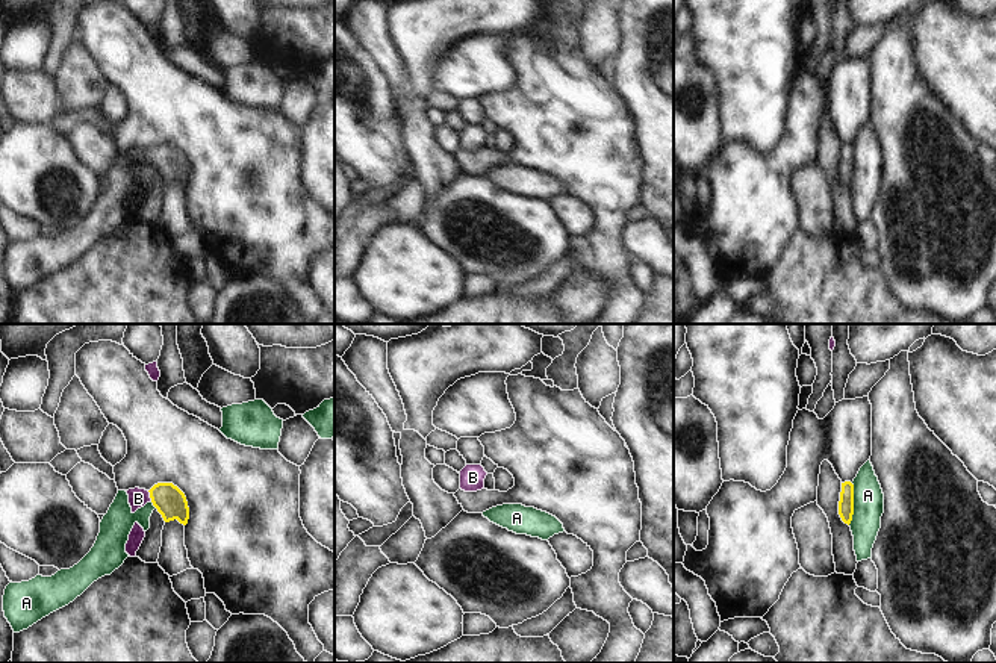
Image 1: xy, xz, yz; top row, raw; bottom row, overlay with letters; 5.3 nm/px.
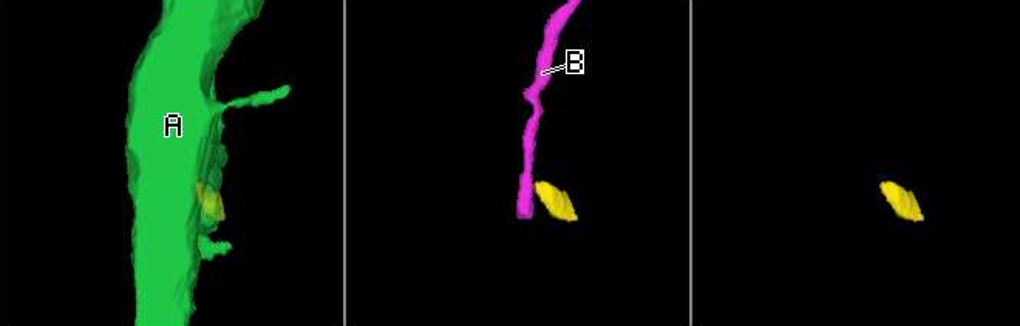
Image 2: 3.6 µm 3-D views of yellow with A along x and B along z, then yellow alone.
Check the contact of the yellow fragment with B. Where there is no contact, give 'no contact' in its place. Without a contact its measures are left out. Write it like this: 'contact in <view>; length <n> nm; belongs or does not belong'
contact in xy; length 60 nm; belongs

